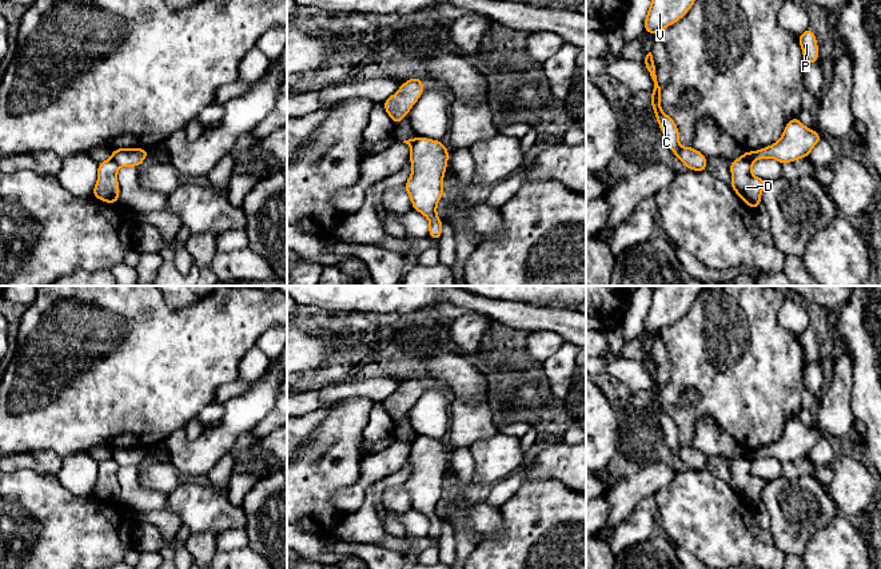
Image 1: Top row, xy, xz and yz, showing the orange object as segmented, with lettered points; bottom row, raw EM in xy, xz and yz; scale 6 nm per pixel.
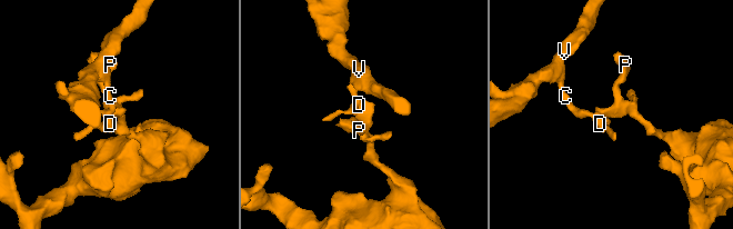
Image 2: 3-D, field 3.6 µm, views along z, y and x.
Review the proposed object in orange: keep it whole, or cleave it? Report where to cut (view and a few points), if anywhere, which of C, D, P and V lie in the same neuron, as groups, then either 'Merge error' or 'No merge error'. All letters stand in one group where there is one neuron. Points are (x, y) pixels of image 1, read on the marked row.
Split along yz (742, 156), (752, 163). Groups: C D V / P. Merge error

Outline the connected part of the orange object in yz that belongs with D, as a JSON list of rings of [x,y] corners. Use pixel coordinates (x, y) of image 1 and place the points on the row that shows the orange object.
[[[744,158],[730,162],[731,188],[752,208],[757,208],[761,203],[761,192],[769,180],[757,178],[752,174],[753,163]]]

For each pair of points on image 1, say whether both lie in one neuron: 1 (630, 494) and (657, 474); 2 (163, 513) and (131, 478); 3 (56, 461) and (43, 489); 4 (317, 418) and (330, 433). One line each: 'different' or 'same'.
1: same
2: same
3: different
4: different

